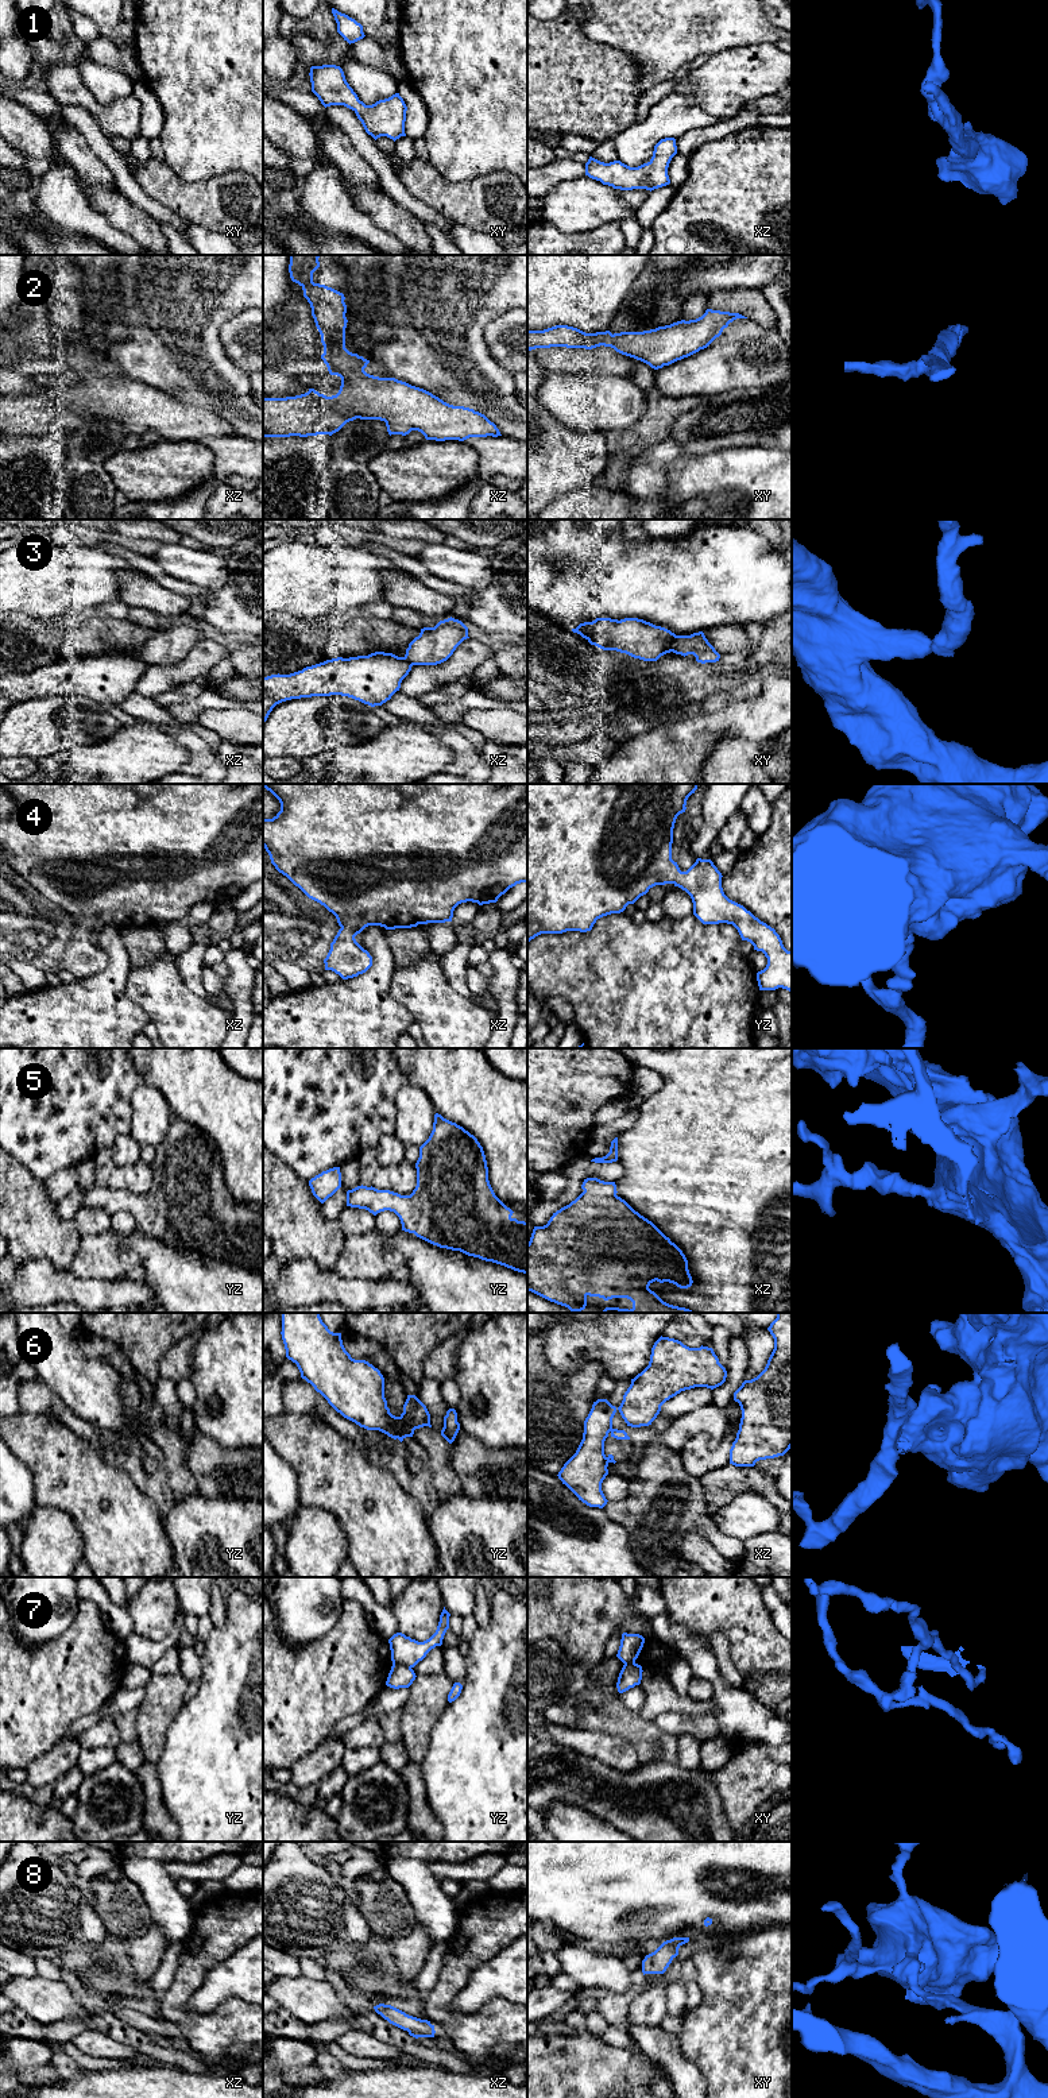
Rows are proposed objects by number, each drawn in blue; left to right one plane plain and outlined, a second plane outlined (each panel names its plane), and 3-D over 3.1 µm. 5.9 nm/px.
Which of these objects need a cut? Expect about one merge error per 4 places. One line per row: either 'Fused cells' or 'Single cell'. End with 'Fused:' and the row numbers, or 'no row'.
1: Single cell
2: Single cell
3: Fused cells
4: Single cell
5: Single cell
6: Fused cells
7: Fused cells
8: Single cell
Fused: 3, 6, 7

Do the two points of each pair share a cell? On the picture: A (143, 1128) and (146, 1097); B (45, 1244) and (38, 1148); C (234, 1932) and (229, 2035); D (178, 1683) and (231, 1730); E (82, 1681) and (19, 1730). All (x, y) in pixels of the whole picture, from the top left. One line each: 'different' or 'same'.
A: same
B: different
C: same
D: different
E: same

